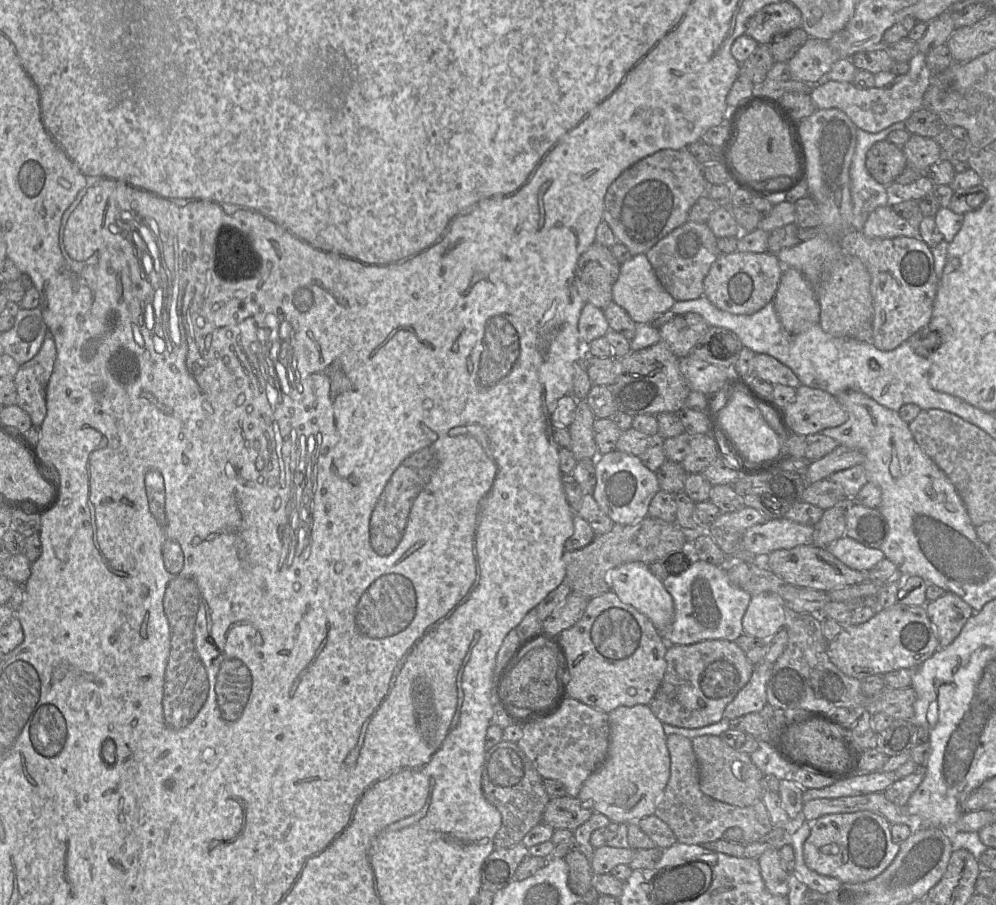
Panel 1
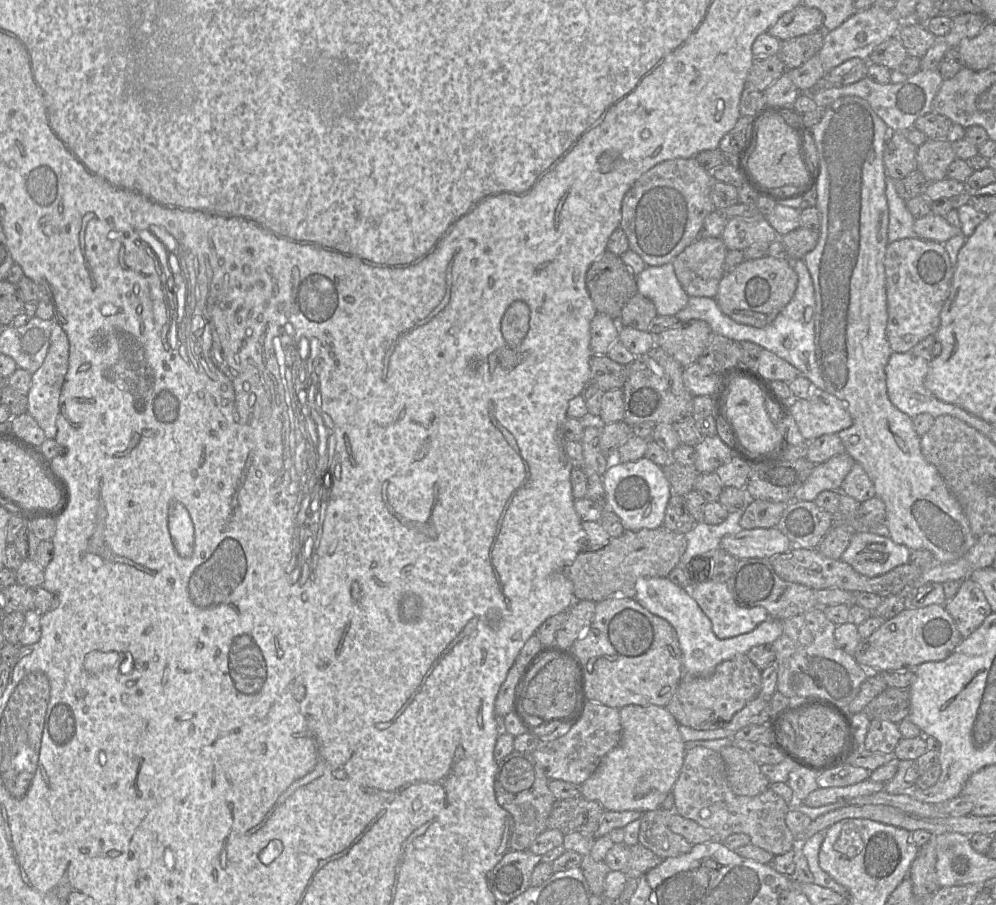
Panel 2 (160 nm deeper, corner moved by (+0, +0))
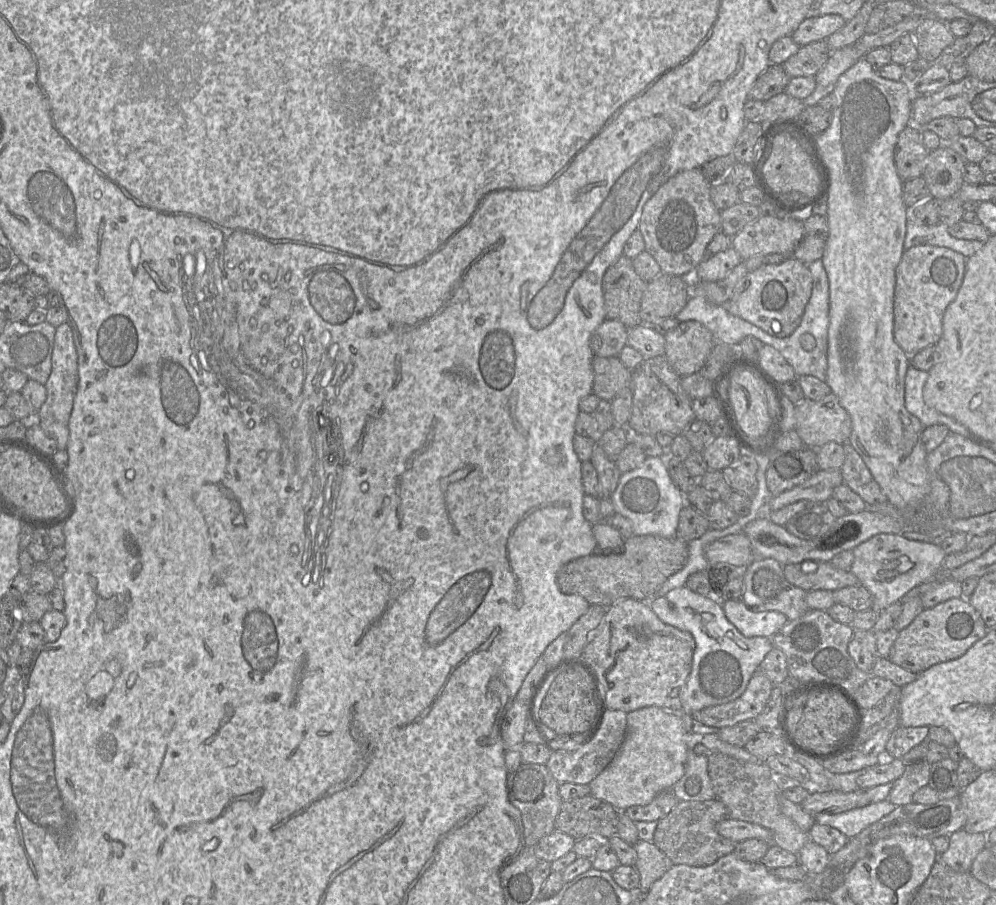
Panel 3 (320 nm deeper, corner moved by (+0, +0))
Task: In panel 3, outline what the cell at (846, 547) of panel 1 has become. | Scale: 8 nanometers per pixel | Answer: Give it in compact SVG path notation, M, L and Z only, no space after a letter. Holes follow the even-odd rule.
M878 534L855 547L854 561L850 571L858 578L873 597L870 610L877 613L894 604L913 588L937 580L947 580L946 572L942 572L942 563L947 556L936 544L914 541L903 535Z

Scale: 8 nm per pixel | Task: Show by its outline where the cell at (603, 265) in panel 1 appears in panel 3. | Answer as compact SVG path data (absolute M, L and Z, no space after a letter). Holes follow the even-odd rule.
M622 255L603 276L606 319L618 320L627 328L641 325L641 300L647 283L636 273L632 260Z

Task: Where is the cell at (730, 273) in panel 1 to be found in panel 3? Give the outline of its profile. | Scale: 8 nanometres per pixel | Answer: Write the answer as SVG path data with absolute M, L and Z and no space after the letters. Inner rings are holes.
M788 257L780 264L764 264L747 272L736 286L731 299L726 304L728 311L768 334L784 338L799 327L805 308L812 294L813 279L807 264Z

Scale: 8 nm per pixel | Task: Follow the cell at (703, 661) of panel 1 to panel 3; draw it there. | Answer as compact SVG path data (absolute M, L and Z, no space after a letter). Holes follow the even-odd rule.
M757 670L739 698L726 704L704 708L690 715L696 722L716 729L755 719L765 708L773 687L770 679Z

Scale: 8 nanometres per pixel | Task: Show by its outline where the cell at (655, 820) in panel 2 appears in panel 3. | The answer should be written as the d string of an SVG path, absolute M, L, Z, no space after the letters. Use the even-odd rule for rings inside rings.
M717 799L702 802L679 801L667 816L657 821L652 842L673 864L709 866L734 852L737 843L722 837L716 830L716 825L728 818L726 806Z

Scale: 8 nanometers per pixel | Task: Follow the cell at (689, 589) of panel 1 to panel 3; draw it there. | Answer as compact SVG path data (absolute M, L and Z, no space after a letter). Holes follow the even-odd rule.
M742 599L723 600L722 608L727 619L745 637L772 638L789 621L778 611L754 612L744 604Z

